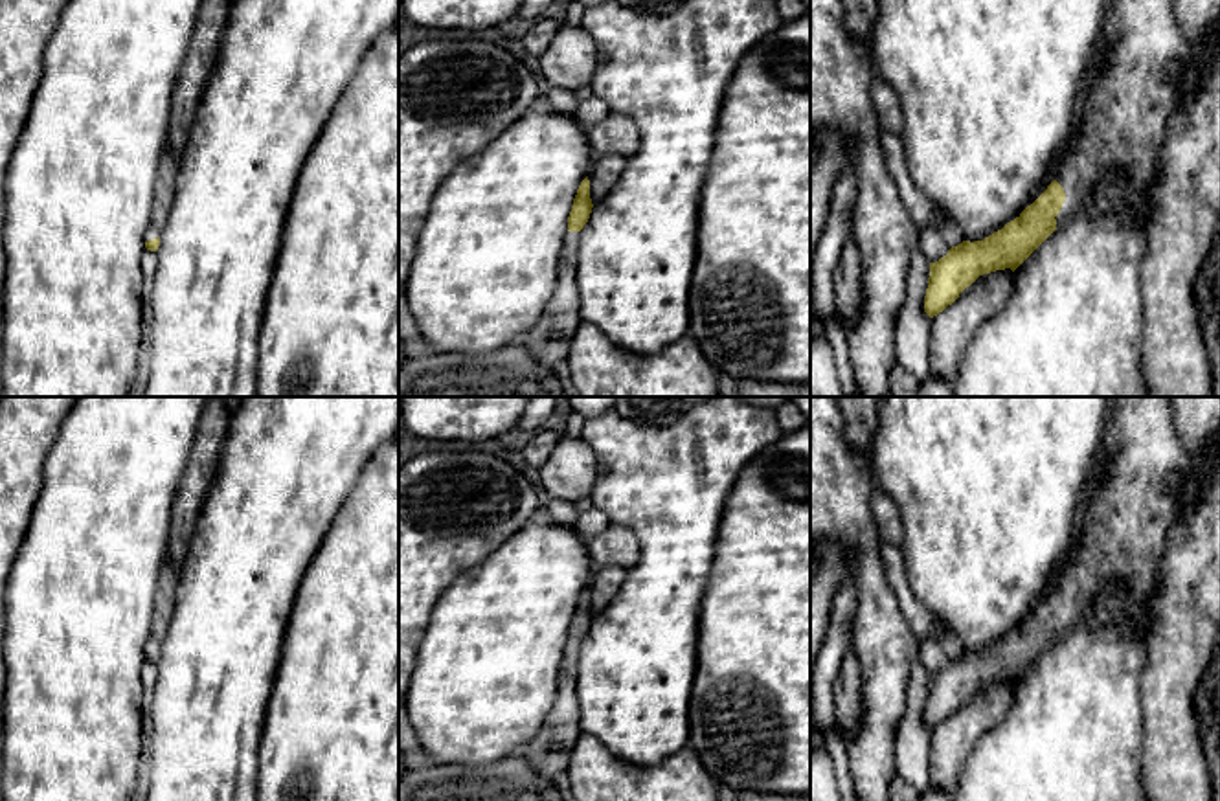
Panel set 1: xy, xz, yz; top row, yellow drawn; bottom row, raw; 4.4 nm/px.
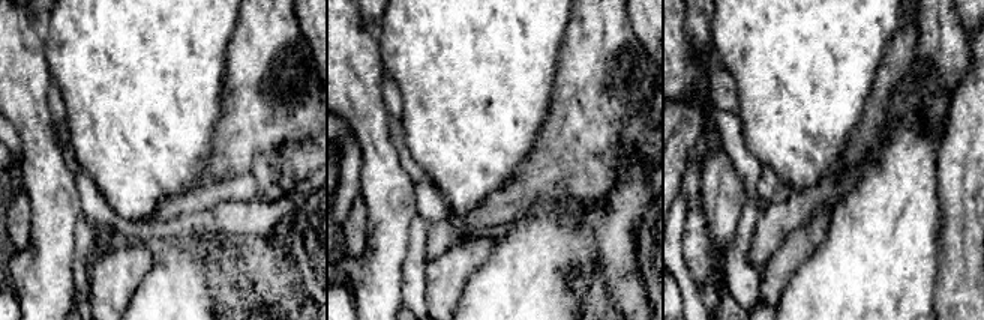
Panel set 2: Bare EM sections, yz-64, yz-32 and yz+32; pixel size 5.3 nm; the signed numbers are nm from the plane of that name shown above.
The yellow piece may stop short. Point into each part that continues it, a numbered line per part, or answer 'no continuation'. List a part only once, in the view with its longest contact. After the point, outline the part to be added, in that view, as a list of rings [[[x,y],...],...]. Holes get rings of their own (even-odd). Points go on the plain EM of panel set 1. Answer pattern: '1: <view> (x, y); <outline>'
1: yz (1151, 478); [[[1112,397],[1102,445],[1108,452],[1104,479],[1086,509],[1073,562],[1055,590],[1066,604],[1055,630],[1064,634],[1079,626],[1101,588],[1123,584],[1134,597],[1137,630],[1147,643],[1169,535],[1176,520],[1200,502],[1200,468],[1176,432],[1170,397]]]

